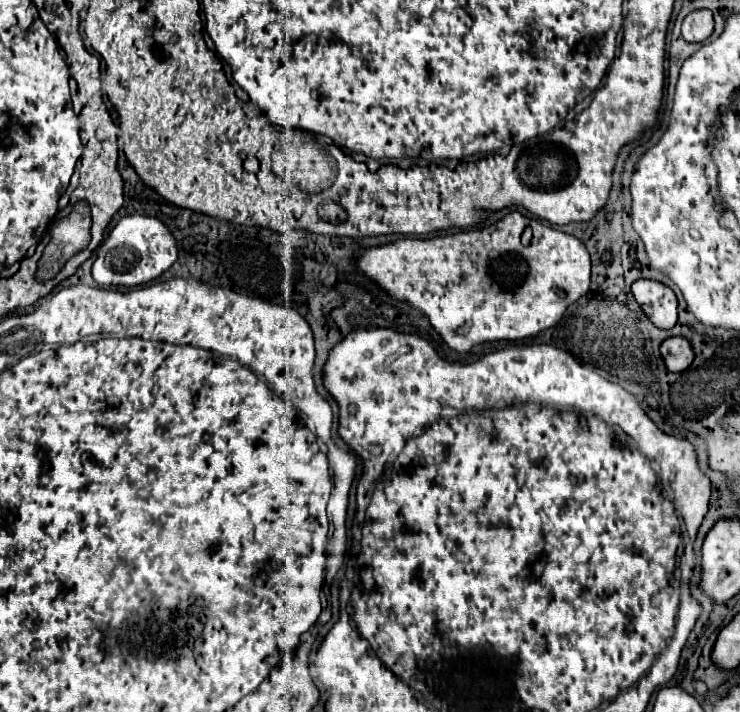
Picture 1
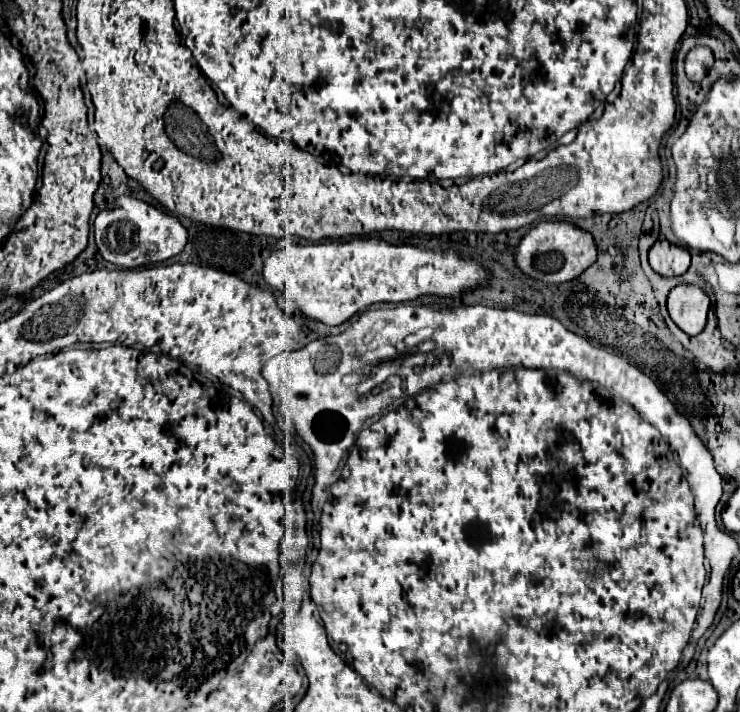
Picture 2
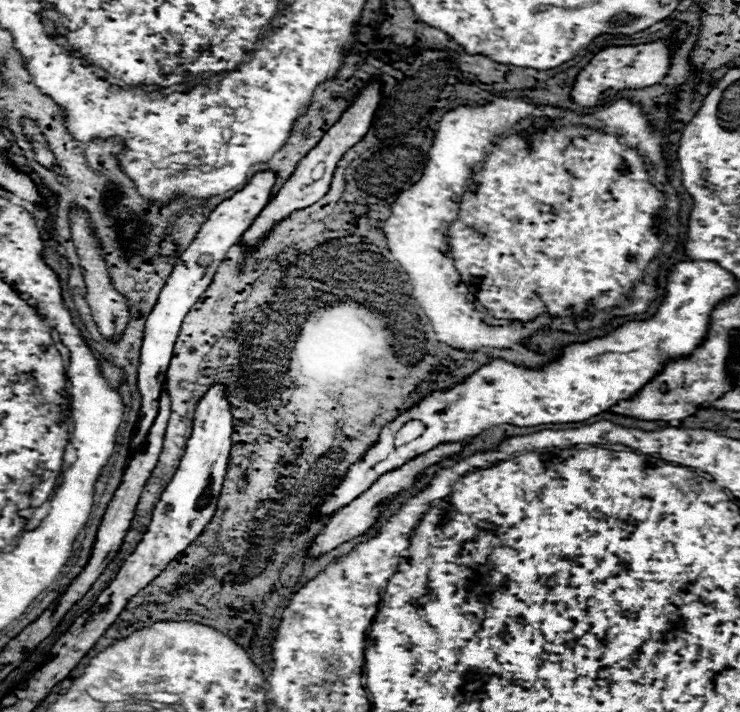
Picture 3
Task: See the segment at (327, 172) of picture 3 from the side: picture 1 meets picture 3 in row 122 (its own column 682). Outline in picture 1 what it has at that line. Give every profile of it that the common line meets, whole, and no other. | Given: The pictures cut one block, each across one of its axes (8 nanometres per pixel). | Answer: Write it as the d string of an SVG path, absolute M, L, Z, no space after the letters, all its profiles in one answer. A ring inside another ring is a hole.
M684 336L666 338L660 346L660 354L670 372L684 372L694 360L692 344Z

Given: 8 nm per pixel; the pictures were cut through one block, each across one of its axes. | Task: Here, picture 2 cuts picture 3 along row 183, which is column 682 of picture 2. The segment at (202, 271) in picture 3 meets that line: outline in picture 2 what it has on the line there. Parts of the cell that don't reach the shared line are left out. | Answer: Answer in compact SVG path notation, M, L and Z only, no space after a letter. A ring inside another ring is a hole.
M660 240L650 248L648 260L650 260L652 270L658 272L664 278L682 276L690 266L688 250L680 248L680 246L674 246L666 240Z

